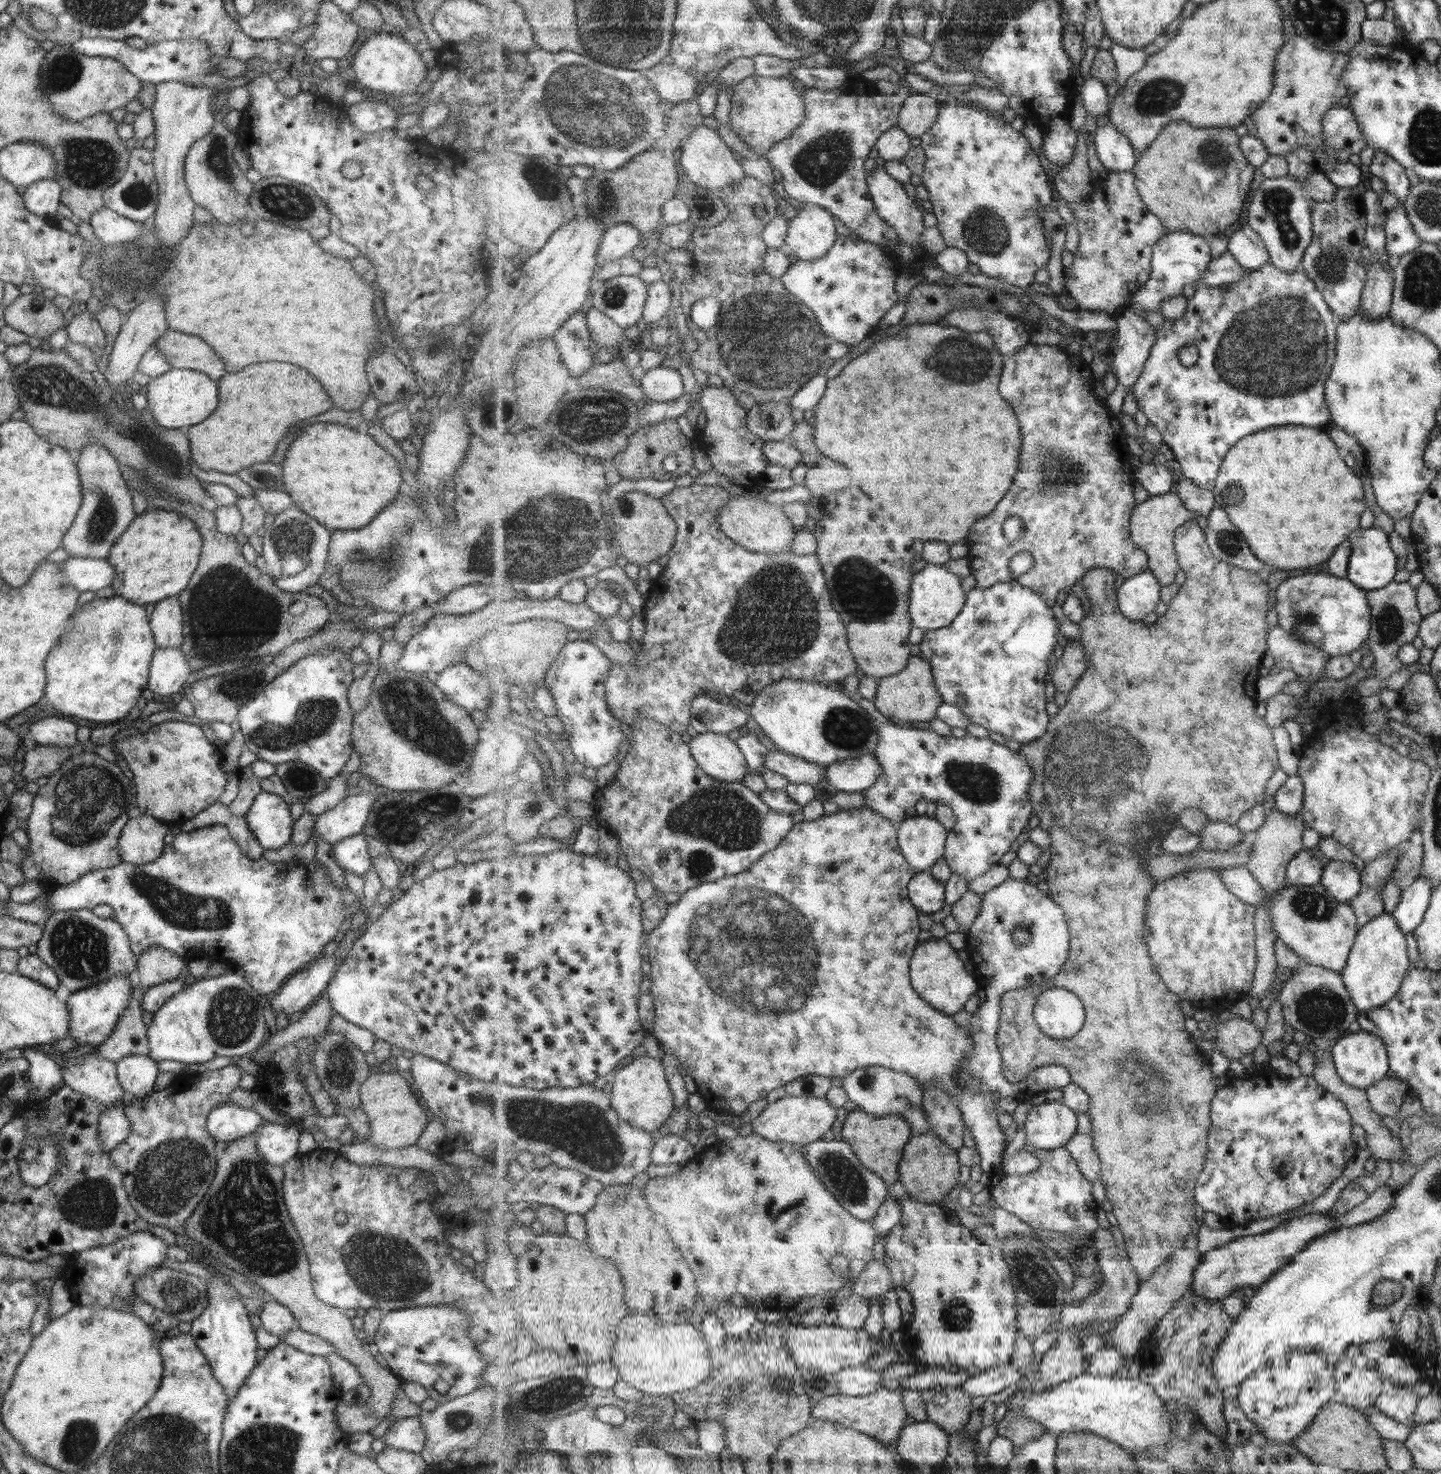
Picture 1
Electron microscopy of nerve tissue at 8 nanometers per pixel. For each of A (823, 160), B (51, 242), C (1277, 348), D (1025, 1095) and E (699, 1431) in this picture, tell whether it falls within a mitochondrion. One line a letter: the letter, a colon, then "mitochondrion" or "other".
A: mitochondrion
B: other
C: mitochondrion
D: other
E: other

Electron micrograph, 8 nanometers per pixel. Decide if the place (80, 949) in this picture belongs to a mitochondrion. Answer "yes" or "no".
yes

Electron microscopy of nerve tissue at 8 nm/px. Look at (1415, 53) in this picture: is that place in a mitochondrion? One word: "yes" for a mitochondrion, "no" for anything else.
no

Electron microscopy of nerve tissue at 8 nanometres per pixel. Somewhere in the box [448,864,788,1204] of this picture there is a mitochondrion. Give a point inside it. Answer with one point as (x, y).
(581, 1130)

